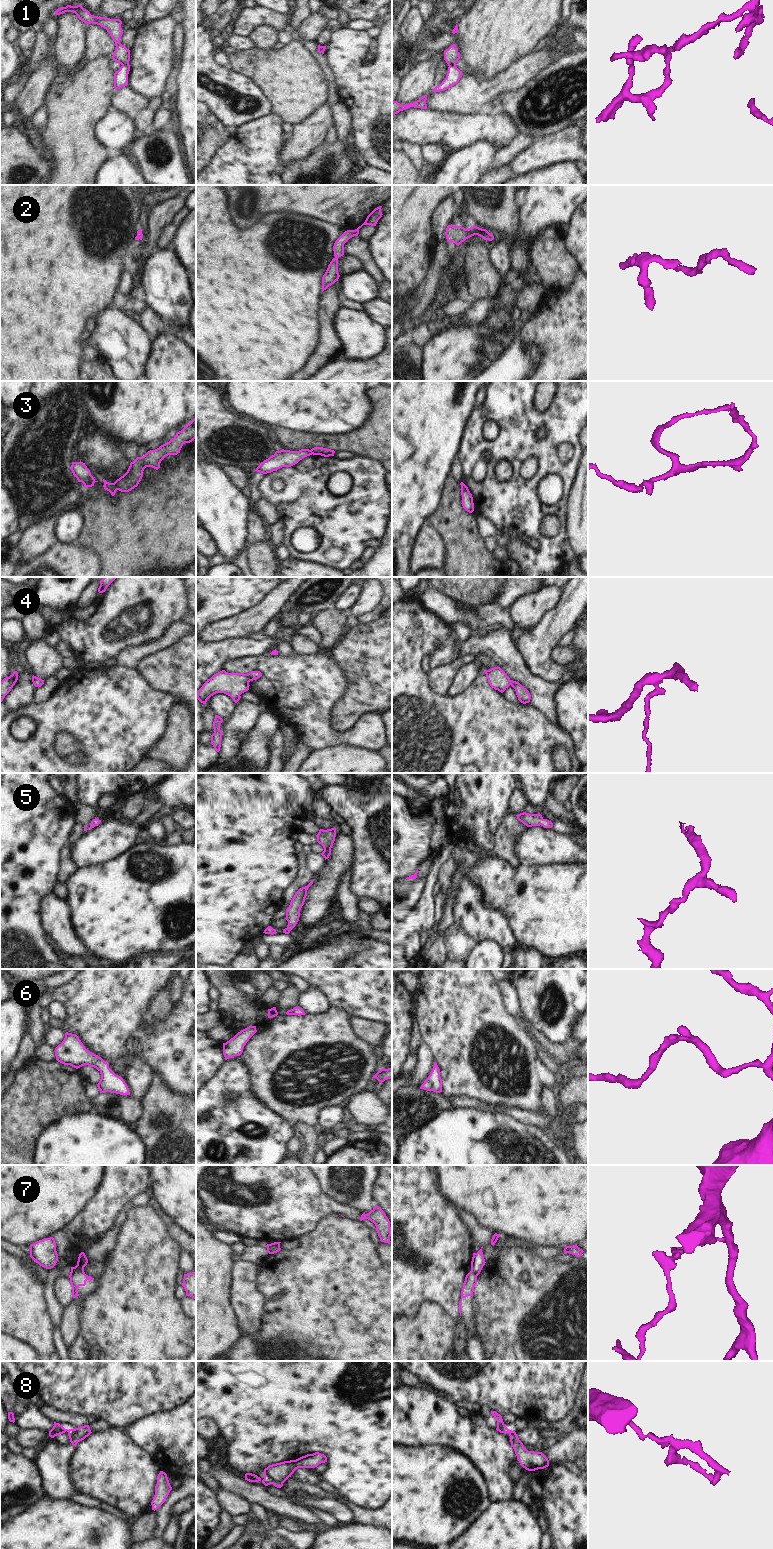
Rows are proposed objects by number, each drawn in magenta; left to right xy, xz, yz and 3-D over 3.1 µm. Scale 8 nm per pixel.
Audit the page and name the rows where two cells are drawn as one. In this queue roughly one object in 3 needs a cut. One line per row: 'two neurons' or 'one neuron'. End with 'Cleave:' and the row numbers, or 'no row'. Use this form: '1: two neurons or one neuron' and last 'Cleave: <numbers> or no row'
1: two neurons
2: one neuron
3: two neurons
4: one neuron
5: one neuron
6: one neuron
7: two neurons
8: one neuron
Cleave: 1, 3, 7

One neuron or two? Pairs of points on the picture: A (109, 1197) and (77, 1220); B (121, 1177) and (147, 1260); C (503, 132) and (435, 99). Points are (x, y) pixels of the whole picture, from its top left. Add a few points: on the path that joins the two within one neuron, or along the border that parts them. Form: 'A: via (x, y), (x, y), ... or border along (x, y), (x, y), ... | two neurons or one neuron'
A: border along (81, 1212), (82, 1232), (76, 1239) | two neurons
B: border along (129, 1205), (126, 1210) | two neurons
C: border along (443, 112), (479, 114) | two neurons

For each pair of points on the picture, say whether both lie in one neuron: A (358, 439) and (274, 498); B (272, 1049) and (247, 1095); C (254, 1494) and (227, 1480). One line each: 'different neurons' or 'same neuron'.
A: different neurons
B: different neurons
C: same neuron

